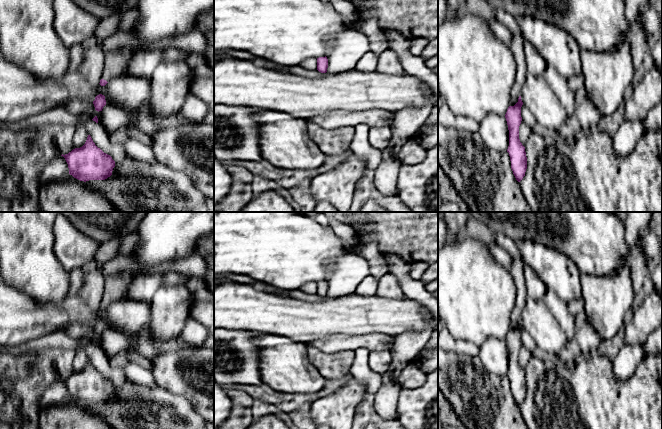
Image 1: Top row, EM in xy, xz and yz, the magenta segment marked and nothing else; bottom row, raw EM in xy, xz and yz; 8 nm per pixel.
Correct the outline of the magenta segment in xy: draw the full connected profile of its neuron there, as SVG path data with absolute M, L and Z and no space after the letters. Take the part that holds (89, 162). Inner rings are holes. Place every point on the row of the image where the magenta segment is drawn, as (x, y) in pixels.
M88 135L85 144L65 155L69 174L80 181L105 180L112 175L115 161L104 153Z

